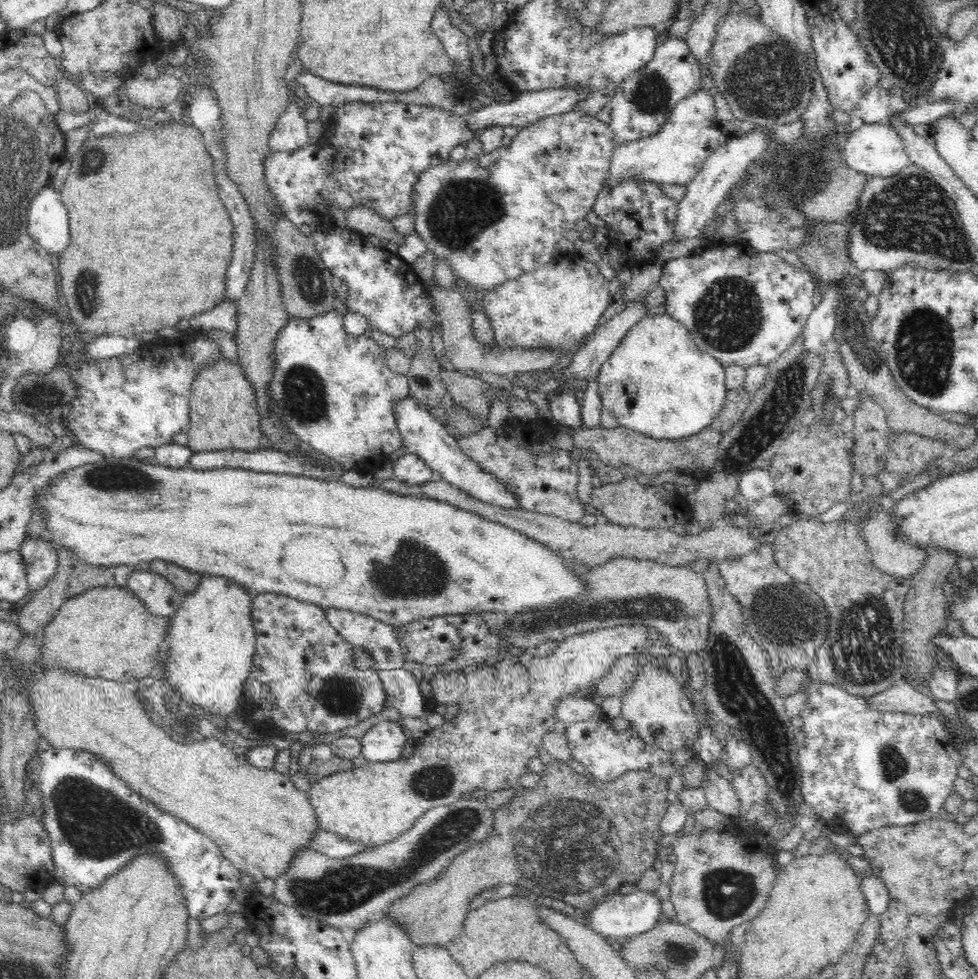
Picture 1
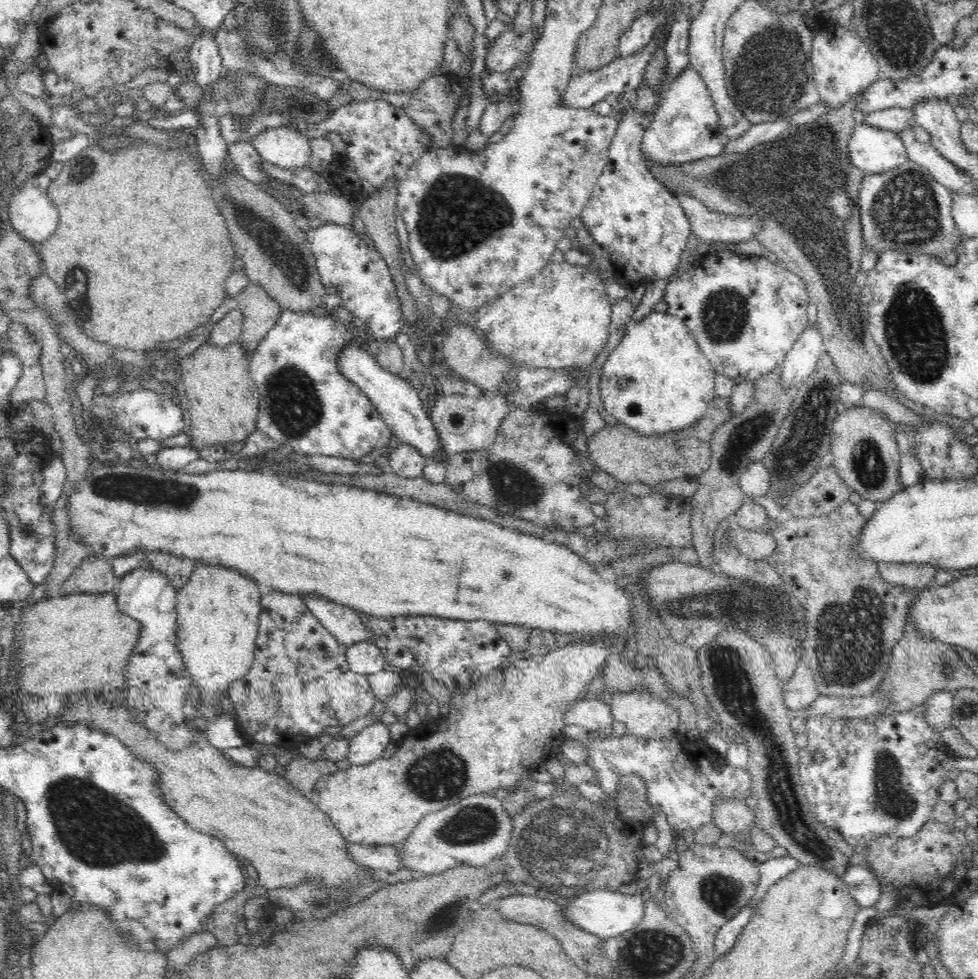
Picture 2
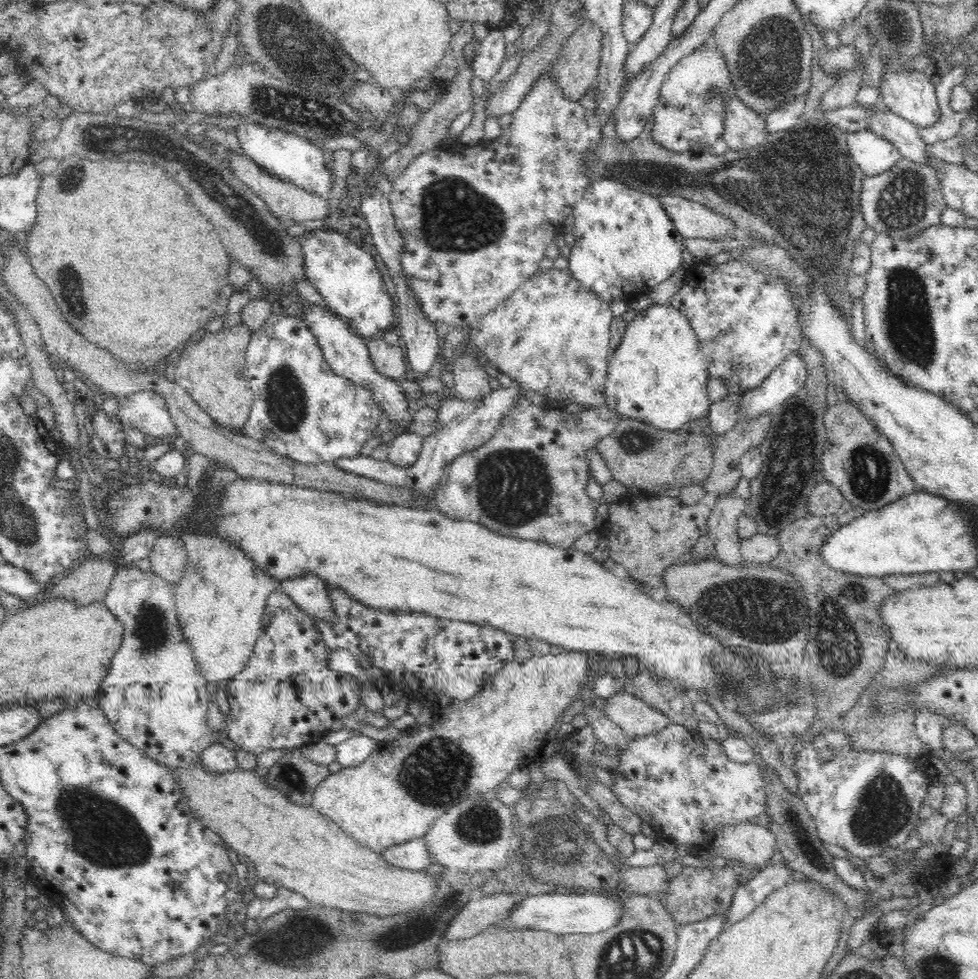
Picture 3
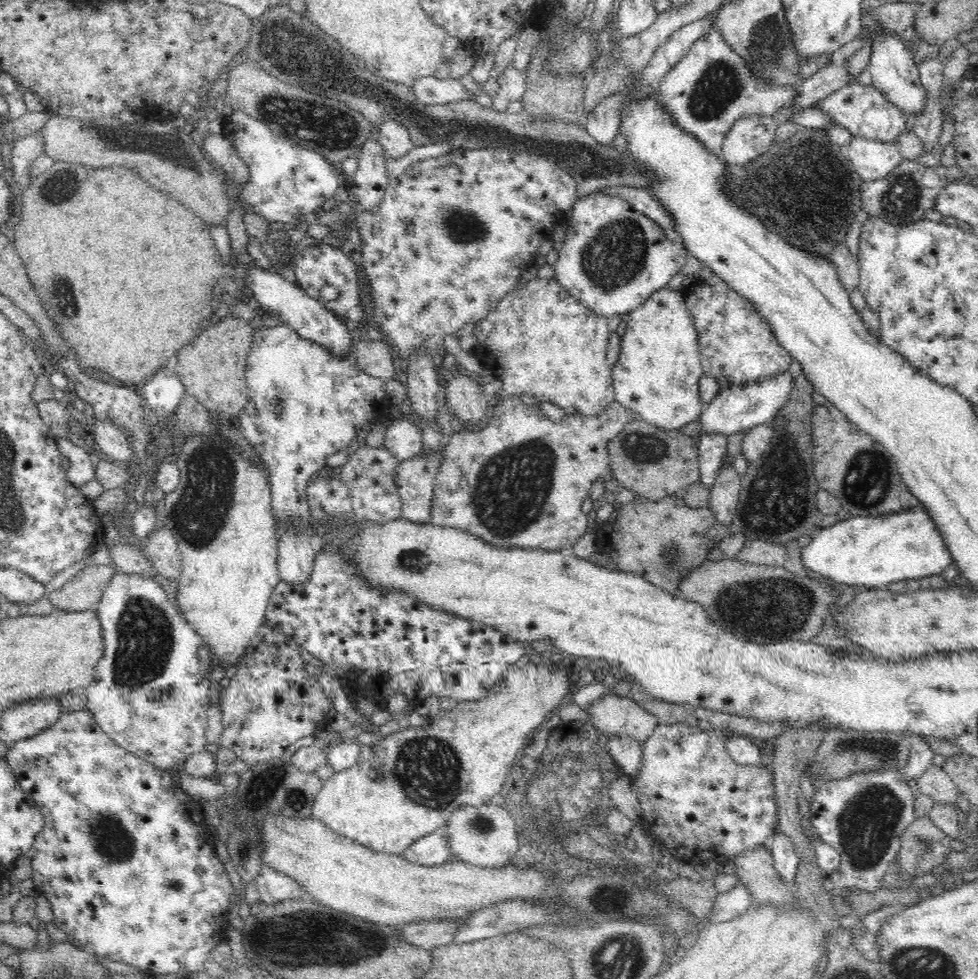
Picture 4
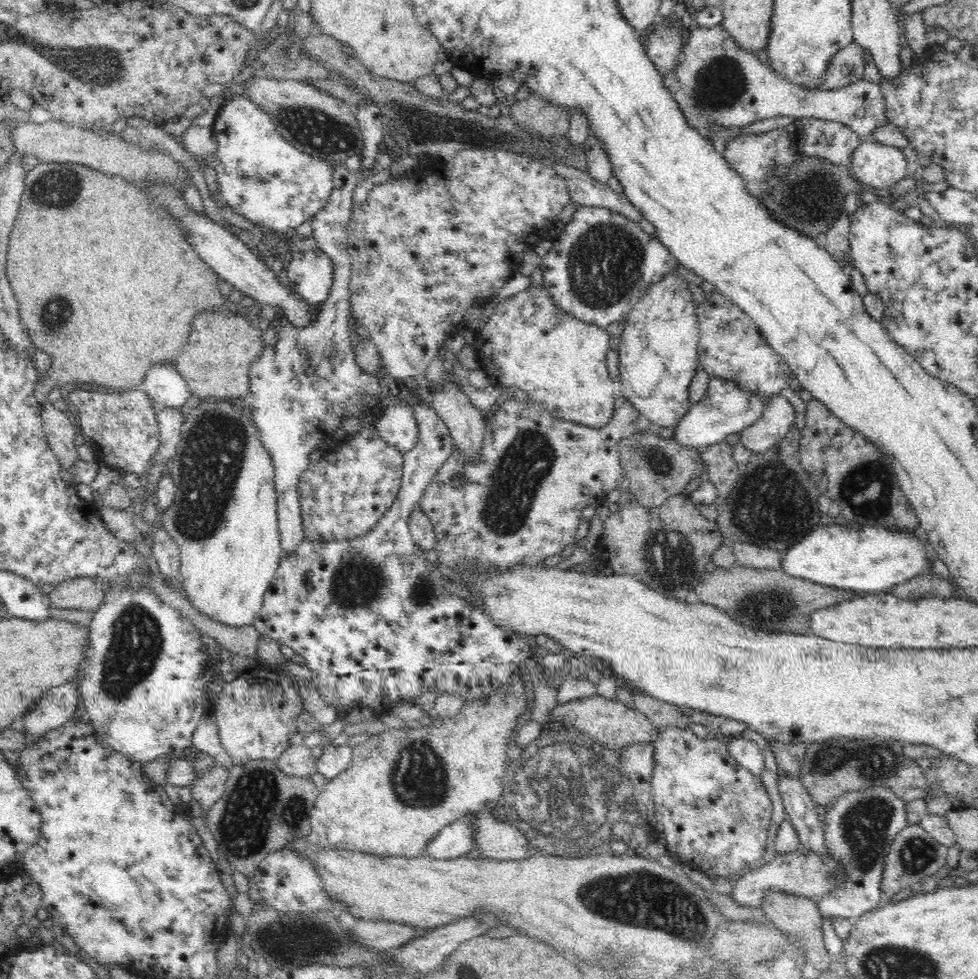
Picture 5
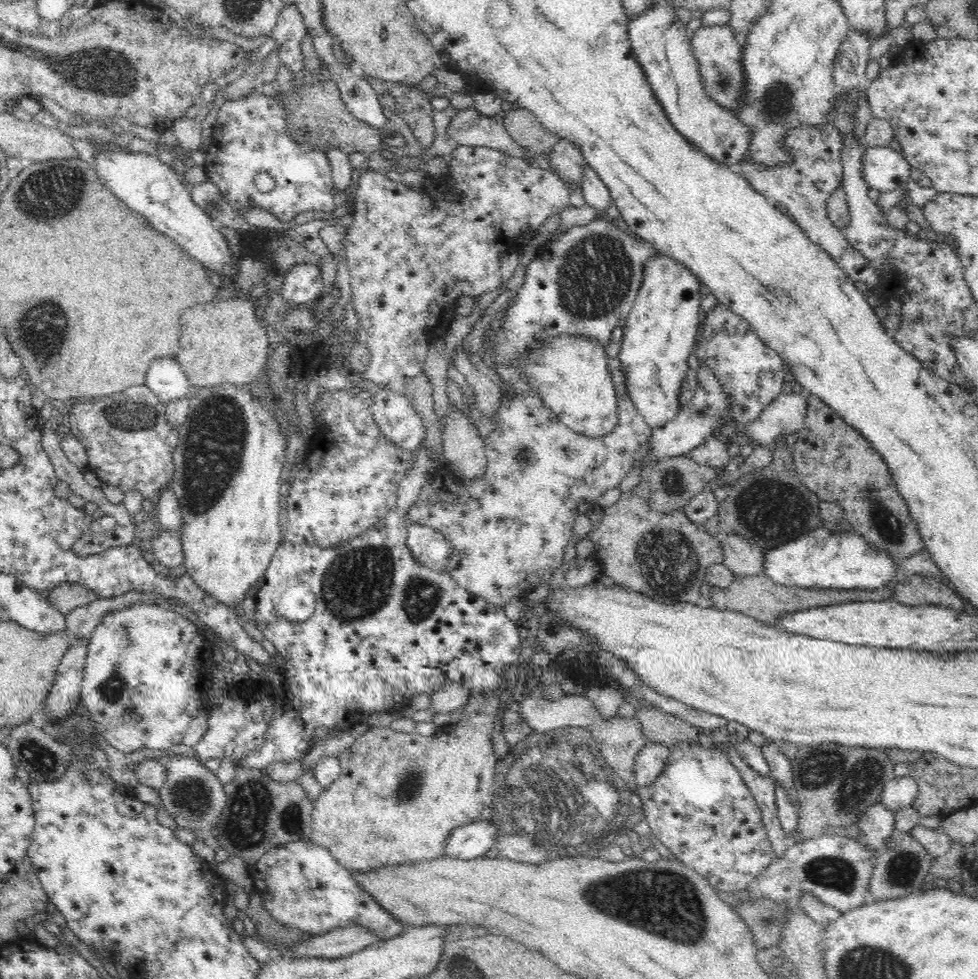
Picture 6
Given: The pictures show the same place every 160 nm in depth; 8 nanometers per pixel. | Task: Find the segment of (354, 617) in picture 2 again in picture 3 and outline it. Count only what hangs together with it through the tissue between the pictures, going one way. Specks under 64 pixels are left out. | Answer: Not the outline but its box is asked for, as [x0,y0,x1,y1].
[280,573,336,622]

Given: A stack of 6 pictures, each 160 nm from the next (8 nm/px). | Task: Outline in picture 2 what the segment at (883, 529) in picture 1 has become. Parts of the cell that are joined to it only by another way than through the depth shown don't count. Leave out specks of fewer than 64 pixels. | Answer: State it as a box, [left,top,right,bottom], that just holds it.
[878,563,937,590]

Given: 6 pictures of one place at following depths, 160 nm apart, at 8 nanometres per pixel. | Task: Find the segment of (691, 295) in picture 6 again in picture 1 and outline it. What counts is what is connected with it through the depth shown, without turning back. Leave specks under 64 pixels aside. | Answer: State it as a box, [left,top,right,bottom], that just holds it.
[597,314,728,440]

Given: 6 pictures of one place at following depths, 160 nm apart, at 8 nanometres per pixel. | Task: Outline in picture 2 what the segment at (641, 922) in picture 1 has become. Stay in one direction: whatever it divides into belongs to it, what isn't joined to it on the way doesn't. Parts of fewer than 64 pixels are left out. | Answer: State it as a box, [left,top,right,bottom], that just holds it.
[558,889,644,939]

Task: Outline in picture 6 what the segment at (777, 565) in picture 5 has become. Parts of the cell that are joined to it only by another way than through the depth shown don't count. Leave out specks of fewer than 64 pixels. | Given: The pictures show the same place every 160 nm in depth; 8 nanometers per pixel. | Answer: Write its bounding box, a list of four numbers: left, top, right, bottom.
[721,533,765,576]

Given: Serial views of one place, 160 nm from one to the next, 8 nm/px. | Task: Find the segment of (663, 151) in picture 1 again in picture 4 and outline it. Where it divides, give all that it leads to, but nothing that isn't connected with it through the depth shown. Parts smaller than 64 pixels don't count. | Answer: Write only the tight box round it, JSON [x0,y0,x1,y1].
[656,30,798,157]

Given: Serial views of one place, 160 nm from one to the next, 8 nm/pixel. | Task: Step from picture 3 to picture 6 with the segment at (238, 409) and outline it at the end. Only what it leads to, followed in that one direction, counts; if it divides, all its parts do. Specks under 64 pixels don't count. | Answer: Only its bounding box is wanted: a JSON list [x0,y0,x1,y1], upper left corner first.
[176,295,270,388]

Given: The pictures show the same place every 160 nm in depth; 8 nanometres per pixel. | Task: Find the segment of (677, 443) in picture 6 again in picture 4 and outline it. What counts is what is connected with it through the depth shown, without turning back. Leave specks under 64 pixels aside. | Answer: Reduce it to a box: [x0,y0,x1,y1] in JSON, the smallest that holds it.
[697,370,794,436]

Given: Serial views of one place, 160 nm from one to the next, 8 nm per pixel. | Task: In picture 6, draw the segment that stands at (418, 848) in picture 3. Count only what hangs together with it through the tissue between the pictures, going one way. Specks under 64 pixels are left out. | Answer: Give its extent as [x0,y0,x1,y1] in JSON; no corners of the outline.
[444,820,501,860]

